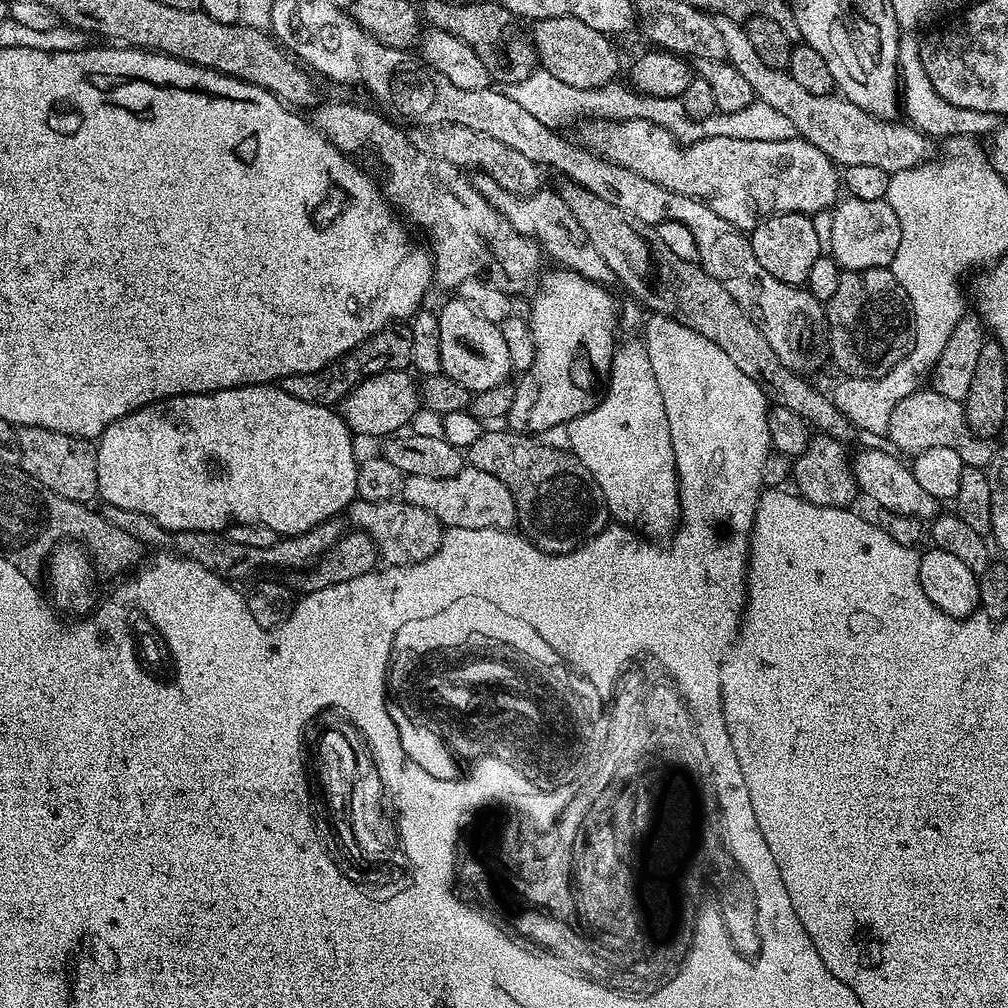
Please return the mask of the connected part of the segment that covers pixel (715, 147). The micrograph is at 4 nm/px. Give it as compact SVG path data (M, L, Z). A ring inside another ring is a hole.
M605 119L596 122L593 128L584 128L578 137L579 143L590 152L595 152L612 164L622 166L626 170L634 170L634 174L642 174L642 178L650 178L650 182L658 182L658 186L666 186L666 190L674 190L678 194L686 194L714 210L718 218L726 218L736 228L751 230L768 216L782 212L800 212L804 216L815 217L816 212L827 213L841 199L841 169L818 146L808 140L793 138L790 140L747 140L746 138L726 138L725 136L706 136L696 138L692 148L683 148L675 140L669 129L653 126L643 120Z

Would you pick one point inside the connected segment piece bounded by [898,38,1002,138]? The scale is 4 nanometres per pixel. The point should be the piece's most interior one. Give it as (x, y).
(927, 111)

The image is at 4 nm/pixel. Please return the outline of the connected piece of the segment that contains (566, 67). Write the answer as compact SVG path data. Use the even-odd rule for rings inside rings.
M559 16L535 21L531 25L530 35L539 67L554 74L558 82L566 82L566 86L590 90L611 84L619 77L616 75L620 72L620 56L608 41L611 39L605 33L594 30L594 26L578 22L578 18Z

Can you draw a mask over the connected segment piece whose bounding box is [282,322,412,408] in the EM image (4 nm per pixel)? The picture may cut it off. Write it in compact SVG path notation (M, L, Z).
M393 322L378 334L363 340L354 350L338 357L332 364L327 364L322 370L314 370L306 374L290 374L282 382L282 387L290 398L298 398L298 402L310 402L314 406L332 408L339 405L366 378L383 372L402 372L410 365L410 349L412 338L408 324Z

